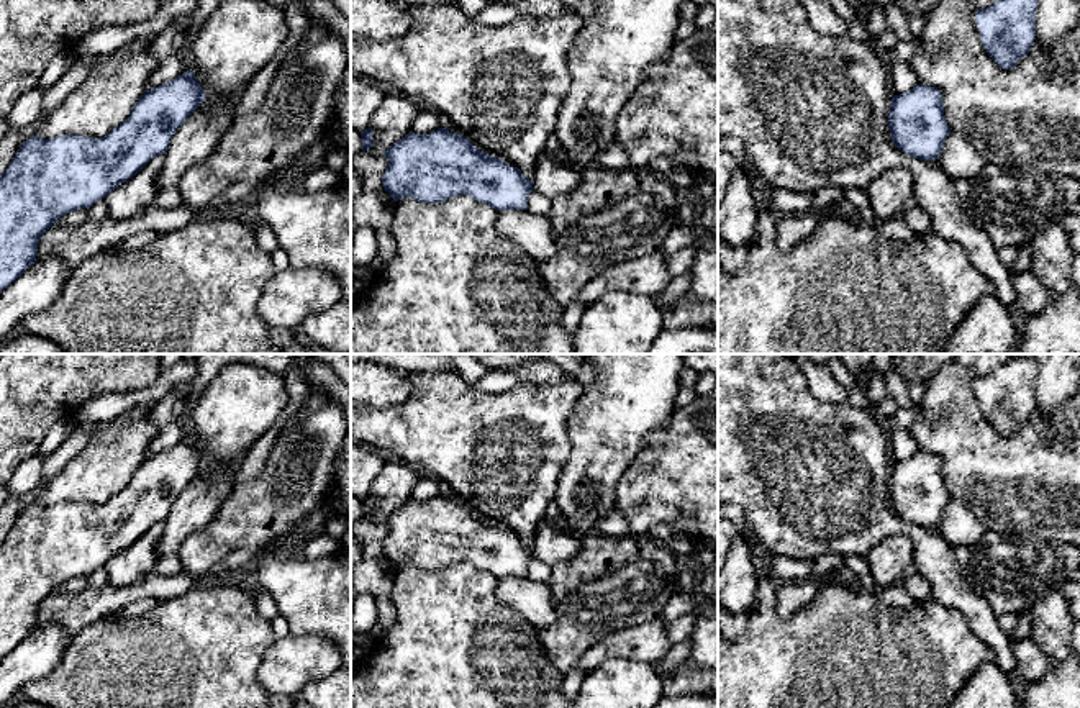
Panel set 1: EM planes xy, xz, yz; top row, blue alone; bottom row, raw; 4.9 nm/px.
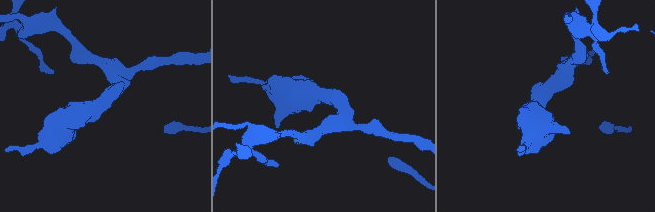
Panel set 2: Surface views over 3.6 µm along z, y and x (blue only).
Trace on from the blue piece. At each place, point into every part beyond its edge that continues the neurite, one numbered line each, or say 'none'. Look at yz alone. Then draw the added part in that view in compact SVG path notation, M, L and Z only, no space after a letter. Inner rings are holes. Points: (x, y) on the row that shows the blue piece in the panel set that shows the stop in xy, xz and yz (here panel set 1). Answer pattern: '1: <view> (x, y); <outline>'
none

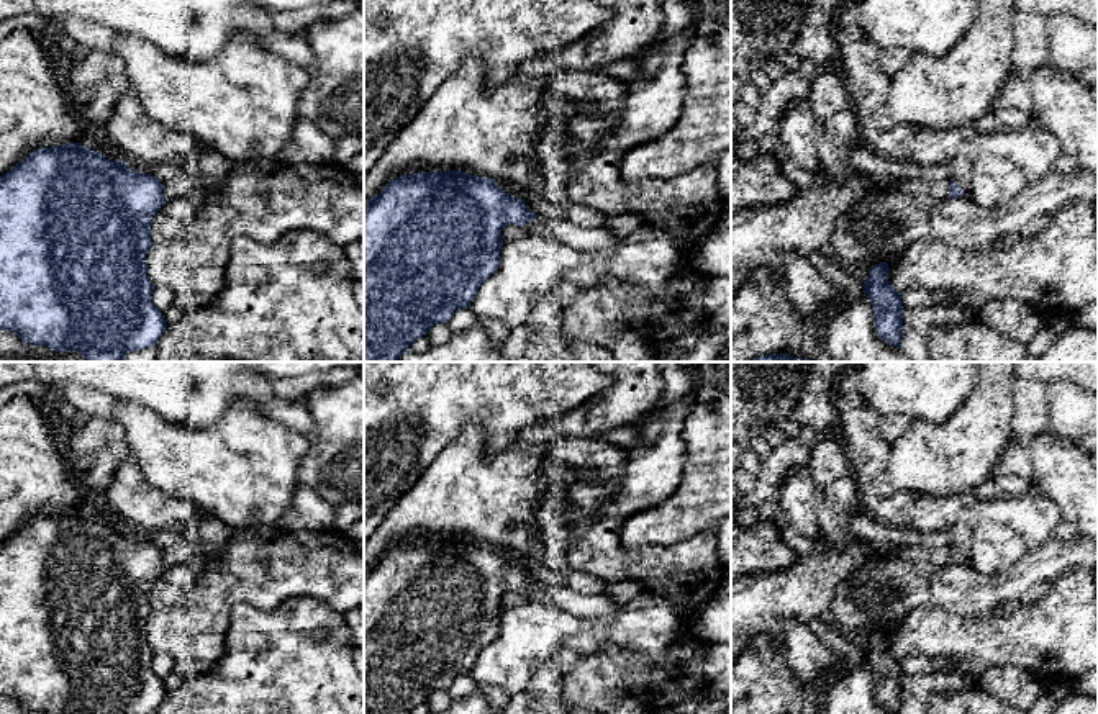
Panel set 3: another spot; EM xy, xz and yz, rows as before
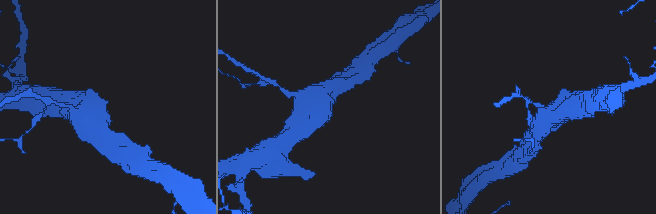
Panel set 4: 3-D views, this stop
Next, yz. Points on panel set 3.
1: yz (961, 171); M954 159L949 164L951 169L951 180L957 183L964 193L972 195L973 185L972 185L972 167L970 162L965 159Z

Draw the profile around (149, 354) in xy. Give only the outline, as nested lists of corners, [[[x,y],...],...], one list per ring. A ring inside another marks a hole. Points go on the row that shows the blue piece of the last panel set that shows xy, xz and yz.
[[[156,346],[141,350],[128,352],[121,362],[156,362],[157,349]]]

